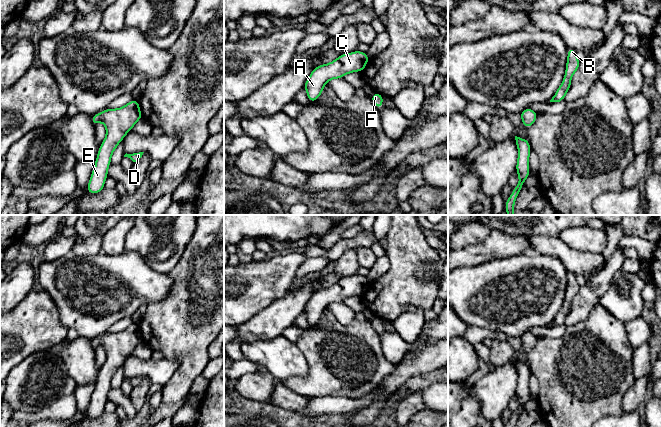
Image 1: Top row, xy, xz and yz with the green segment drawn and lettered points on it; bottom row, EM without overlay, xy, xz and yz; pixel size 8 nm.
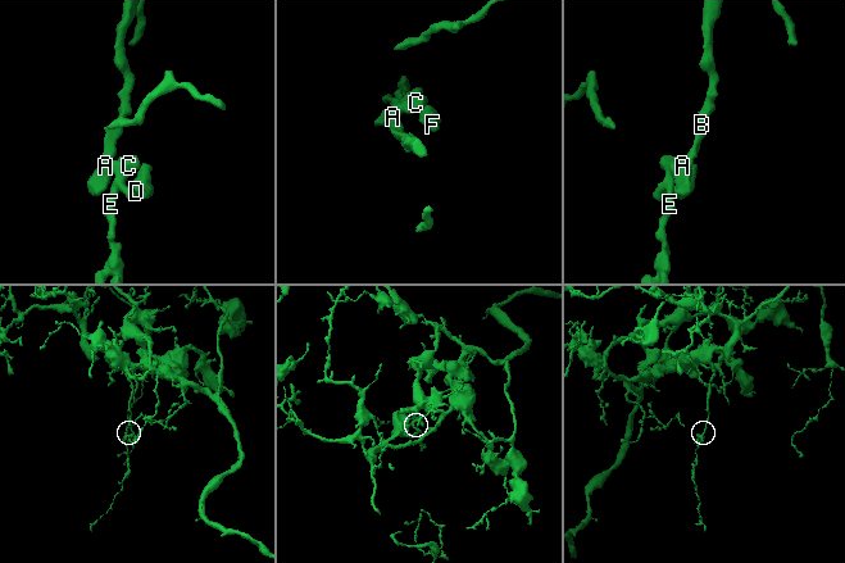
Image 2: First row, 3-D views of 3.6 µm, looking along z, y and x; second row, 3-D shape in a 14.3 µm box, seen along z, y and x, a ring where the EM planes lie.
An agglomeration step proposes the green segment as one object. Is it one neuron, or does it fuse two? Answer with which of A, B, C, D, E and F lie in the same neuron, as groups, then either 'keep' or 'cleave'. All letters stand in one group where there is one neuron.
groups A B C D E F; keep

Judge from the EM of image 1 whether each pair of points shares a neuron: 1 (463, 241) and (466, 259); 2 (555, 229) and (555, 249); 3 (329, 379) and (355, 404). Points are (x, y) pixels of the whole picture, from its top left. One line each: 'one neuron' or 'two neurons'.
1: two neurons
2: two neurons
3: two neurons

